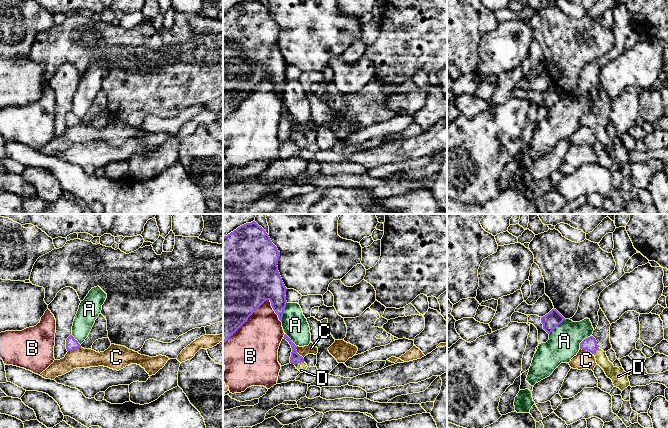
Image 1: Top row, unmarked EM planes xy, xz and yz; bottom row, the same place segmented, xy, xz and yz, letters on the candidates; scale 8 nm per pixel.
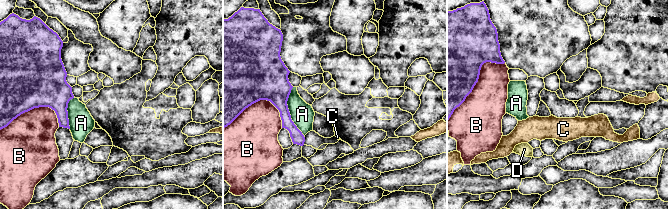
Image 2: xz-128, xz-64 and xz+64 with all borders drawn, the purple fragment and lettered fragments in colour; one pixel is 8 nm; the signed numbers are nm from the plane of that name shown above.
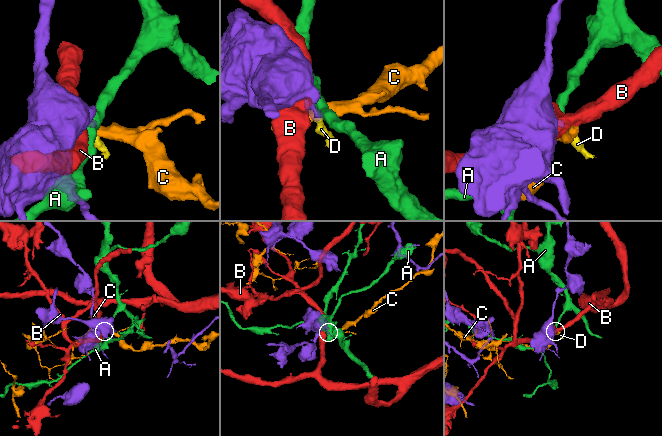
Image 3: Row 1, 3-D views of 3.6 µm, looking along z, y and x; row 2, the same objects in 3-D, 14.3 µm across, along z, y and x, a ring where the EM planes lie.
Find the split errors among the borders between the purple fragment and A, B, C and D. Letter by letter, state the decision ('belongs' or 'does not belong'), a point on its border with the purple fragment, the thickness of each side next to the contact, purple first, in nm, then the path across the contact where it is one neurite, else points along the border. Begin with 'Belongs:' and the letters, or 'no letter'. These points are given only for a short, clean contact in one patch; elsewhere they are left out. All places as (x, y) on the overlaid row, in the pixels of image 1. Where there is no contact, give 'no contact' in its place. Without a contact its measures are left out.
Belongs: D
A: does not belong; meets purple in xz at (283, 312); 240 nm thick on the purple side, 200 nm on the other; border along xz (287, 303), (281, 321)
B: does not belong; meets purple in xz at (247, 319); 500 nm thick on the purple side, 400 nm on the other
C: does not belong; meets purple in yz at (587, 350); 110 nm thick on the purple side, 150 nm on the other; border along yz (580, 348), (586, 349), (593, 354)
D: belongs; meets purple in xz at (298, 362); 90 nm thick on the purple side, 70 nm on the other; runs through xz (295, 358), (298, 362), (302, 366)

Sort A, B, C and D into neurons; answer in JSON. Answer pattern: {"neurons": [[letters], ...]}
{"neurons": [["A"], ["B"], ["C"], ["D"]]}

